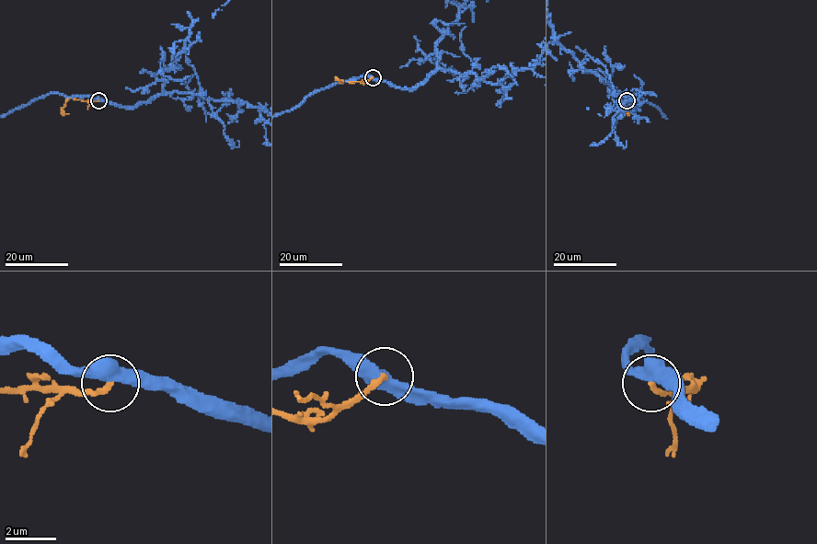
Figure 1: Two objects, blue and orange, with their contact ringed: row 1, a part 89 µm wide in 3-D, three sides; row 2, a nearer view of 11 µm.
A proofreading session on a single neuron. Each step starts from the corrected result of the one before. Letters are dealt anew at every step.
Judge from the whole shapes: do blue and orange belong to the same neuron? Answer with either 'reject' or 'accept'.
reject

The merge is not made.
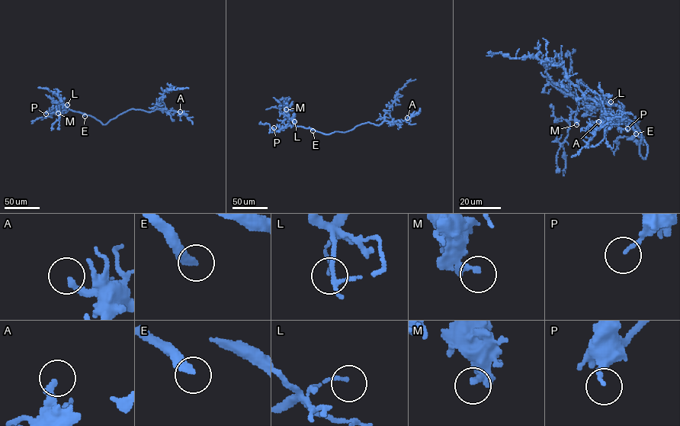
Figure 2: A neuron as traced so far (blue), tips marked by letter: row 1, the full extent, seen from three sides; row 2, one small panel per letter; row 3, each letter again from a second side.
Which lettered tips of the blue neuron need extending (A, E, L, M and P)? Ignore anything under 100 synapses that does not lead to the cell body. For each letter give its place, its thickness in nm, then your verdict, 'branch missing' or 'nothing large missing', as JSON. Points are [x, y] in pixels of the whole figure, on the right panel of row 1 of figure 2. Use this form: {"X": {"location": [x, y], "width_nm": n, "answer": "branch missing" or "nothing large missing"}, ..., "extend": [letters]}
{"A": {"location": [598, 121], "width_nm": 240, "answer": "nothing large missing"}, "E": {"location": [636, 133], "width_nm": 280, "answer": "branch missing"}, "L": {"location": [611, 101], "width_nm": 120, "answer": "nothing large missing"}, "M": {"location": [576, 124], "width_nm": 200, "answer": "nothing large missing"}, "P": {"location": [627, 128], "width_nm": 140, "answer": "nothing large missing"}, "extend": ["E"]}

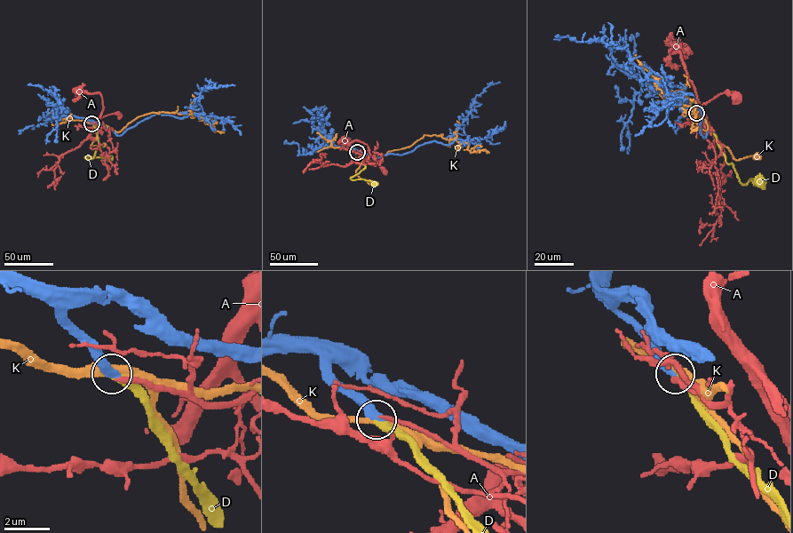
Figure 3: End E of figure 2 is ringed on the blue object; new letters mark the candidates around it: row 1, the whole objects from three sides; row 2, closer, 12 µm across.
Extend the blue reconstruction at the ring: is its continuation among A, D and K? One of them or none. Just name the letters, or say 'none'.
D

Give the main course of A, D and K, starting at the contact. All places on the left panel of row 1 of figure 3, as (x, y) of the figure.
A: (91, 123), (98, 124), (98, 119), (107, 115), (119, 115)
D: (91, 123), (97, 131), (100, 148), (92, 158), (85, 157), (108, 158)
K: (91, 123), (97, 137), (91, 147), (104, 145)

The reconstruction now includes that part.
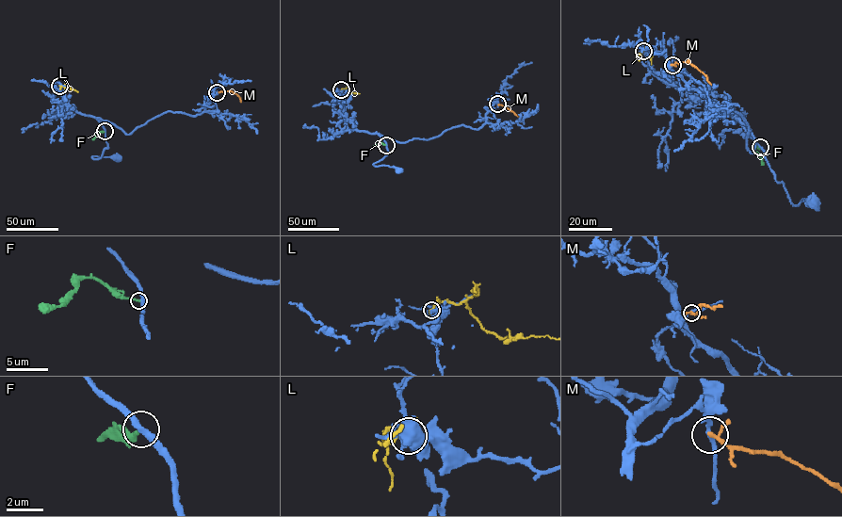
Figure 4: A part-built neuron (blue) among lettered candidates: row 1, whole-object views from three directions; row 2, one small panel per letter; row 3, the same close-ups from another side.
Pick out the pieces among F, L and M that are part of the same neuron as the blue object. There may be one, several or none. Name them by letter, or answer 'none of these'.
none of these

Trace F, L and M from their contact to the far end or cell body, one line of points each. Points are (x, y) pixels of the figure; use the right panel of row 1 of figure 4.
F: (760, 147), (754, 151), (763, 165)
L: (643, 51), (647, 47), (651, 51), (651, 63)
M: (672, 65), (688, 61), (705, 75), (711, 85)

